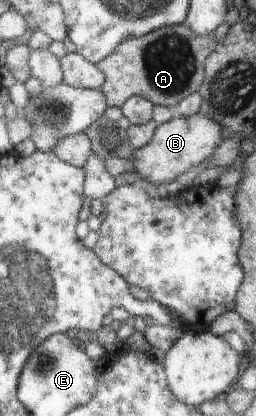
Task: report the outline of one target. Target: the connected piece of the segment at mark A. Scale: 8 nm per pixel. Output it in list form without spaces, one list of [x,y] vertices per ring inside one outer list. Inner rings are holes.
[[[184,24],[158,28],[140,39],[122,41],[114,50],[97,63],[106,81],[100,91],[108,107],[122,107],[132,96],[149,99],[154,106],[176,109],[188,95],[198,92],[205,76],[205,61],[216,48],[218,39],[213,35],[198,37]]]

